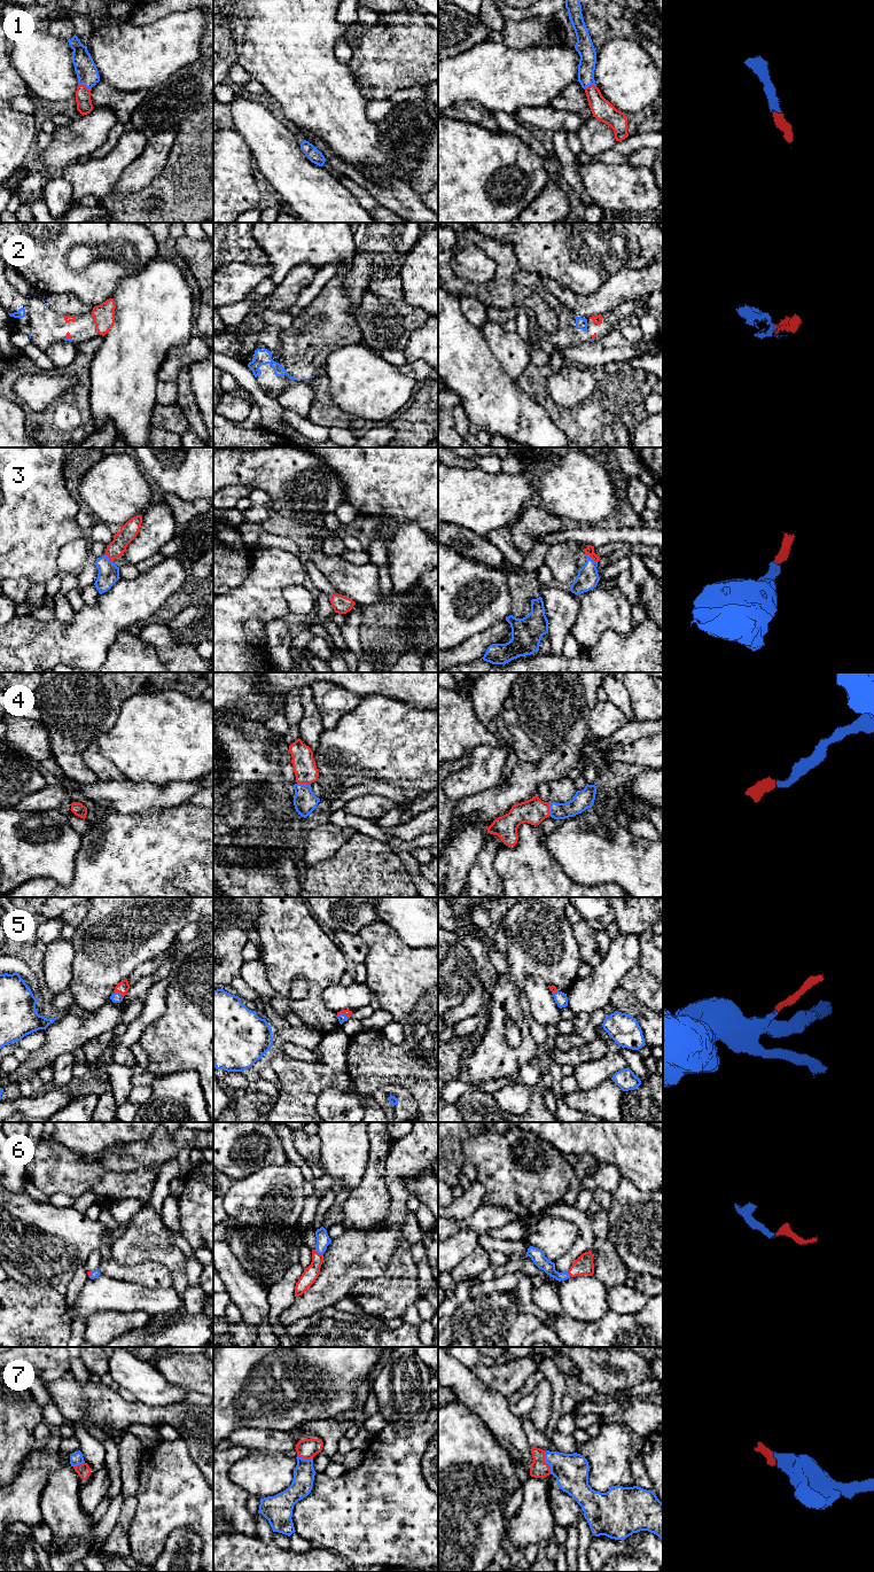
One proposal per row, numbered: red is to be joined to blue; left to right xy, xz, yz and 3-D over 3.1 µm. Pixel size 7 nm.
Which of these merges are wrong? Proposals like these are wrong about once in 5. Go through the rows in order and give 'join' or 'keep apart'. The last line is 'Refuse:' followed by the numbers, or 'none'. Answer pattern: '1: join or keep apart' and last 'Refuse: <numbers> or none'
1: join
2: join
3: join
4: join
5: join
6: join
7: join
Refuse: none

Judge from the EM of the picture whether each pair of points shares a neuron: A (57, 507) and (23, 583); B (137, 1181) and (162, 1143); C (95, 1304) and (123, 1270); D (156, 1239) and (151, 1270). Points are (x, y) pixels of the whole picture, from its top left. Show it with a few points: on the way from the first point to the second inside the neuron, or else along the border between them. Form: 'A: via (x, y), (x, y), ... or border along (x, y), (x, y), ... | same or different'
A: border along (12, 577), (26, 577), (32, 583) | different
B: border along (145, 1166), (118, 1173) | different
C: border along (101, 1273), (117, 1279), (141, 1285) | different
D: border along (126, 1265), (148, 1261), (158, 1262), (173, 1279) | different

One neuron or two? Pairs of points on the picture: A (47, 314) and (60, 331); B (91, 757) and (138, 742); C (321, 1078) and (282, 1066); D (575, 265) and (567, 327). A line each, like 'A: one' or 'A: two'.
A: one
B: two
C: one
D: two

